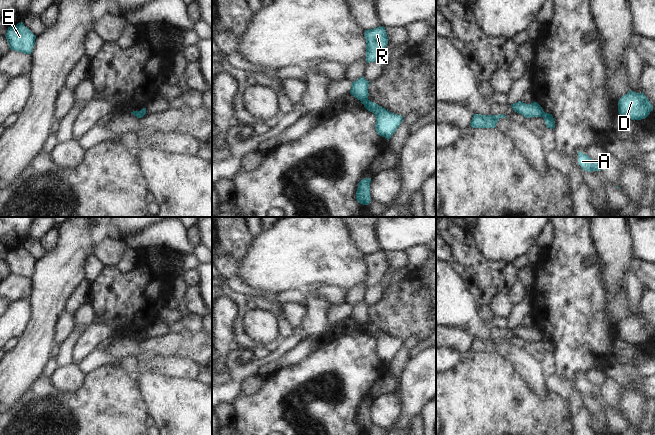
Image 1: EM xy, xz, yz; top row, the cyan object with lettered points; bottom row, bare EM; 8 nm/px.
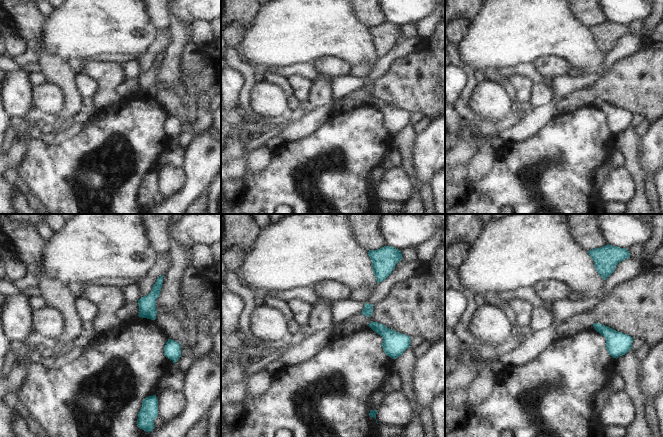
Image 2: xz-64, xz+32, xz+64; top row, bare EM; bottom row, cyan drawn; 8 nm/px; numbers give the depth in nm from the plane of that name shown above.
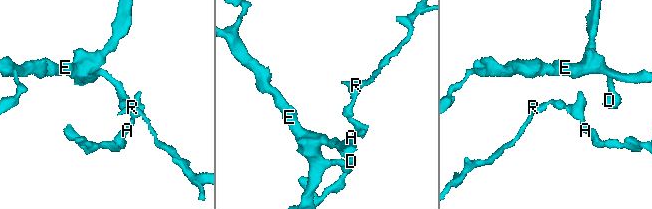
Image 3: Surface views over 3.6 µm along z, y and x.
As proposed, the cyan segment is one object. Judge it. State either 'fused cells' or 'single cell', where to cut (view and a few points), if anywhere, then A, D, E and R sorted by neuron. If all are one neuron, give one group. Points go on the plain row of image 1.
fused cells | xz (367, 322), (361, 325) | A D E / R

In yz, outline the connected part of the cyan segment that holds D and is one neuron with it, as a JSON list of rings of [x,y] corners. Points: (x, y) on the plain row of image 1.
[[[630,314],[618,325],[618,335],[621,340],[632,344],[645,343],[653,334],[653,330],[644,317]]]

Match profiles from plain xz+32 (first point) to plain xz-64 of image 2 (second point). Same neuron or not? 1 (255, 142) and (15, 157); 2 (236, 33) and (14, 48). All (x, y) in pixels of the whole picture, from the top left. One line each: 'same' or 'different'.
1: same
2: same

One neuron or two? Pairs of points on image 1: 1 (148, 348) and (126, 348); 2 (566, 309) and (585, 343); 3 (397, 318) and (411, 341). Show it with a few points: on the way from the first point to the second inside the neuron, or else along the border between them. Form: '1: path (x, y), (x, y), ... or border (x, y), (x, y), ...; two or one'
1: path (143, 348), (131, 348); one
2: path (574, 317), (578, 321), (584, 335); one
3: border (403, 340), (409, 336), (415, 336), (419, 340); two

